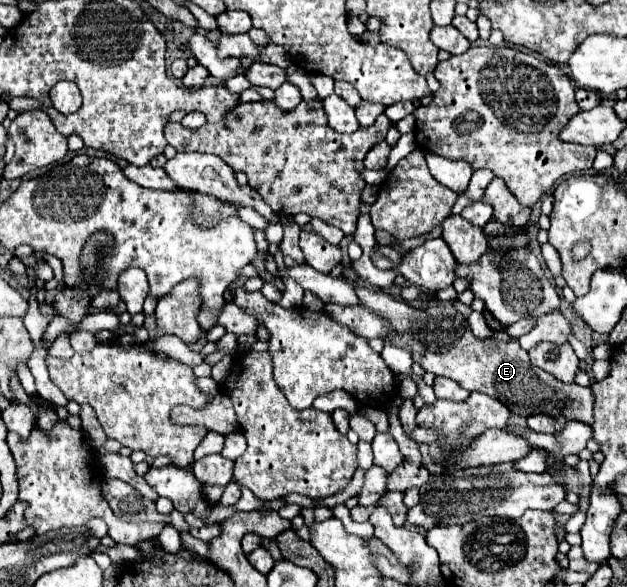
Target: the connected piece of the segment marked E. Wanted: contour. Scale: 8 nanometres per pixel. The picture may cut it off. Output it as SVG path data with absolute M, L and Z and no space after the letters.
M354 284L358 304L382 314L390 326L396 330L388 334L384 342L392 346L408 346L412 352L412 360L418 362L424 372L432 372L436 376L446 376L456 380L468 392L488 394L510 408L510 412L520 416L530 414L564 414L566 420L580 420L592 424L592 390L578 384L558 382L552 374L532 366L528 352L520 348L518 342L500 342L500 340L480 340L470 332L466 318L454 308L452 302L436 304L426 310L418 310L404 300L396 300L388 292L380 288L366 288Z

